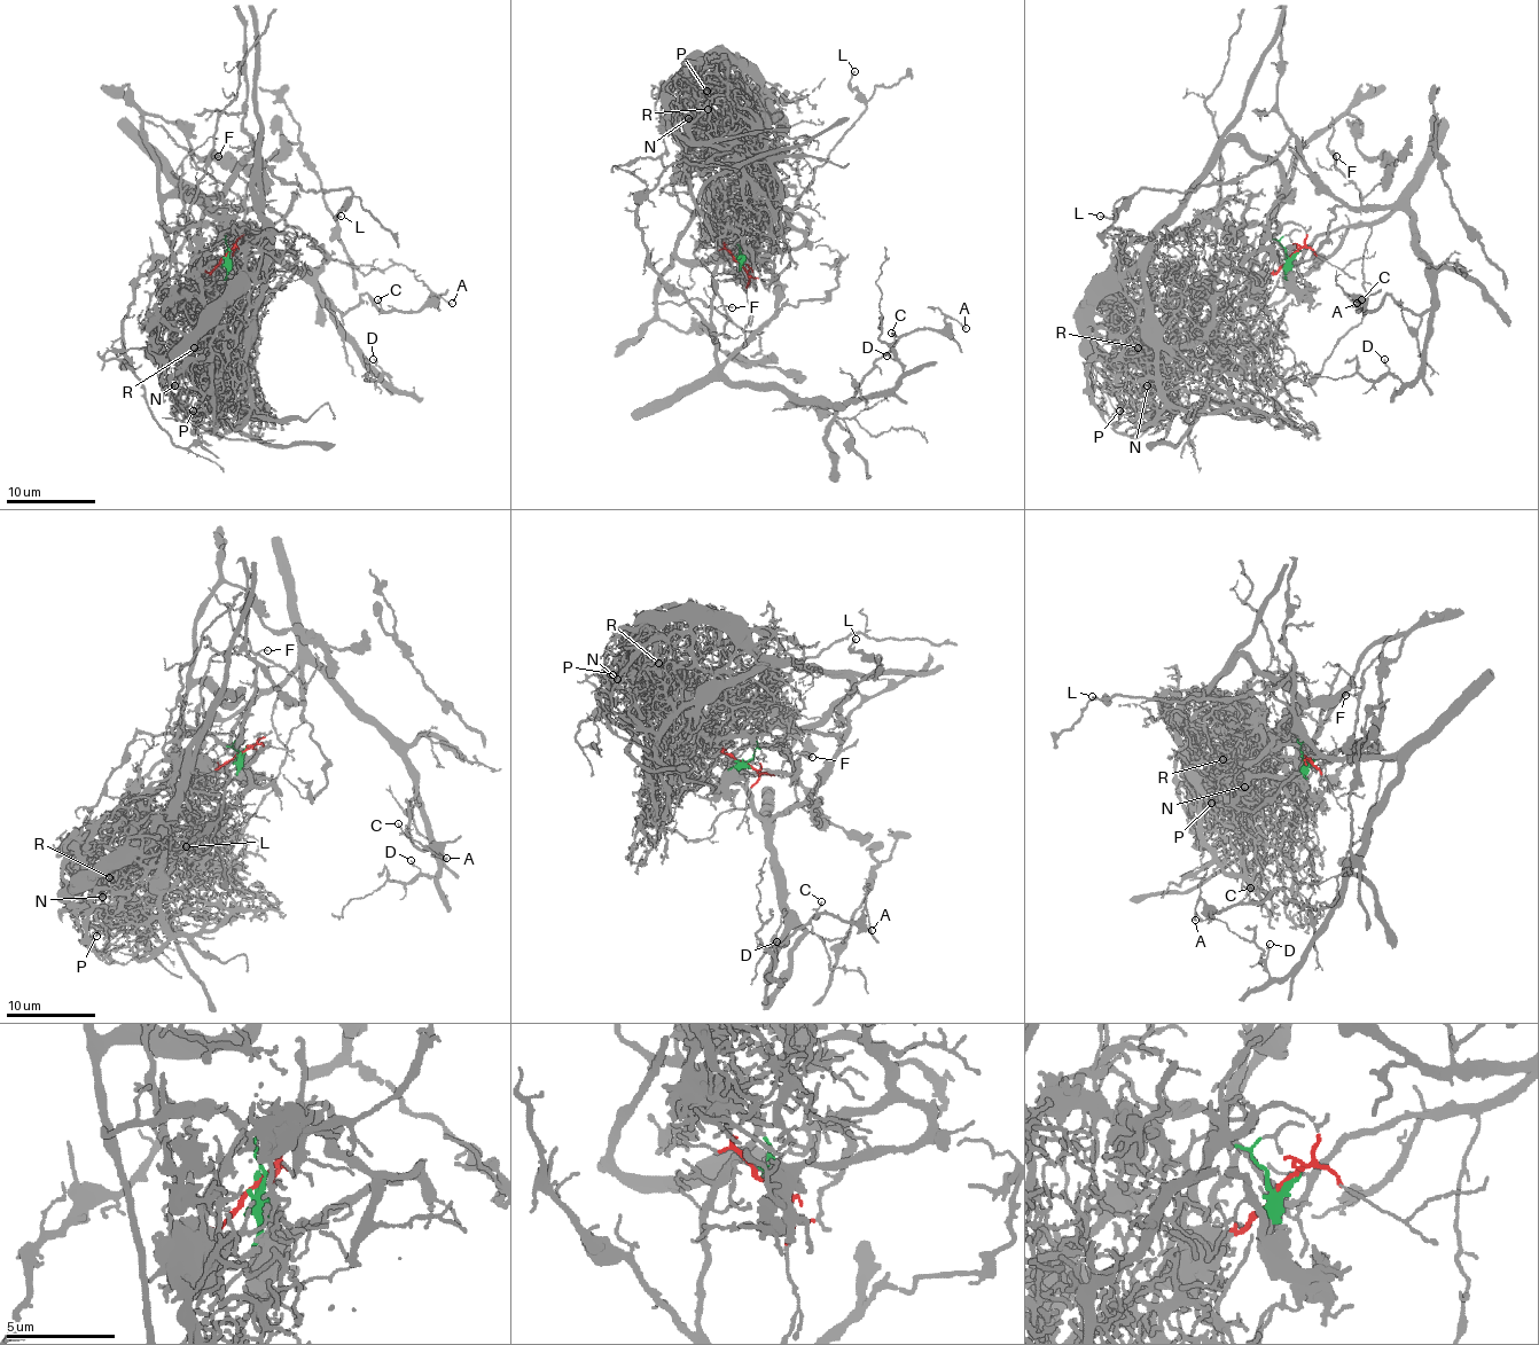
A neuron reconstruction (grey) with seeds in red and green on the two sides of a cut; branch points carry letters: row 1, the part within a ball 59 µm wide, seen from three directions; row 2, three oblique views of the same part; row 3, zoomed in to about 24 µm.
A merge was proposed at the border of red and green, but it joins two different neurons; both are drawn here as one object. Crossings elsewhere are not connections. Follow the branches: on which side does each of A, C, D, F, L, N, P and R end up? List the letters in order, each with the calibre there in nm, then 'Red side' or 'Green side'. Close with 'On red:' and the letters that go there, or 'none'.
A: Thickness 140 nm. Green side
C: Thickness 130 nm. Green side
D: Thickness 140 nm. Green side
F: Thickness 120 nm. Green side
L: Thickness 150 nm. Green side
N: Thickness 140 nm. Red side
P: Thickness 140 nm. Red side
R: Thickness 120 nm. Red side
On red: N, P, R

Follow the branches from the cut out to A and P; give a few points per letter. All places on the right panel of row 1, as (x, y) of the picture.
A: (1294, 255), (1273, 237), (1298, 262), (1320, 235), (1400, 210), (1431, 306), (1358, 311), (1346, 295), (1358, 304)
P: (1291, 255), (1275, 273), (1233, 295), (1161, 364), (1151, 366), (1142, 388), (1125, 392), (1127, 404), (1120, 411)

